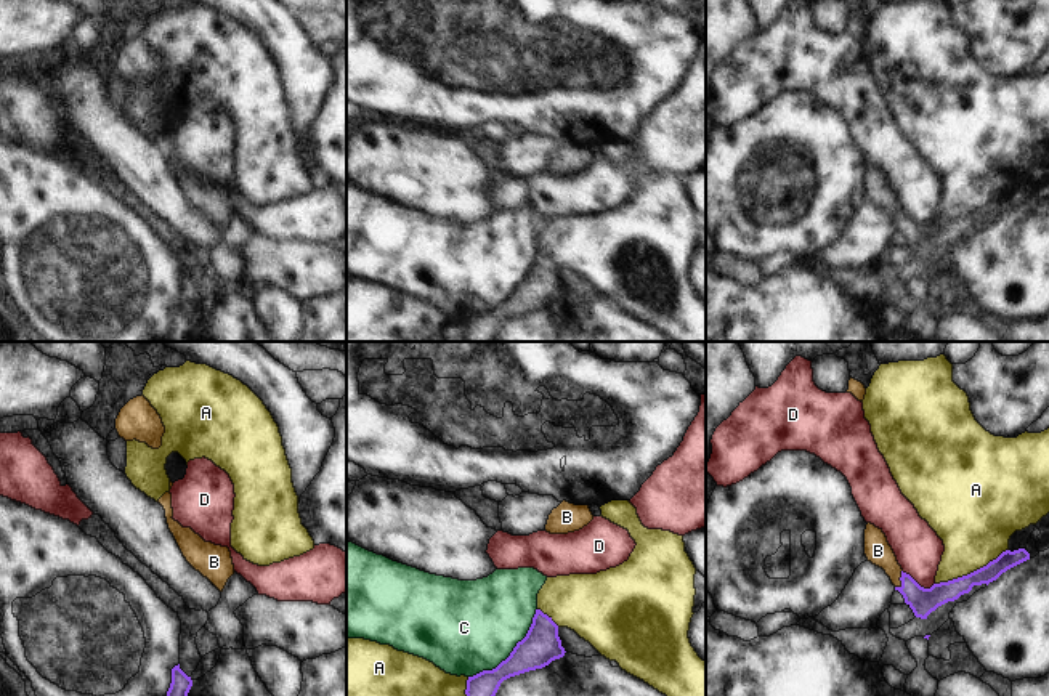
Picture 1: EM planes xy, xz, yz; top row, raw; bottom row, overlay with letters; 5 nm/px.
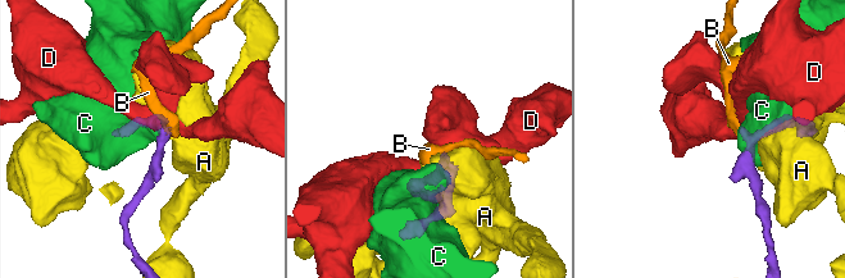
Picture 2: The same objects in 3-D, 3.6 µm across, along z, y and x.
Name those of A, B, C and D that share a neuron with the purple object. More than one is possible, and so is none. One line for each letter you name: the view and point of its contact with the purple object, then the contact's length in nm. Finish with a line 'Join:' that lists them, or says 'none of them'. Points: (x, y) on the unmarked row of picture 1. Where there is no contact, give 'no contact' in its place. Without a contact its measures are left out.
B: contact yz (900, 220); length 100 nm
Join: B

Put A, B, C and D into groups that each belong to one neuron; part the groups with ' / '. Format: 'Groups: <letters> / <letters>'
Groups: A / B / C / D.

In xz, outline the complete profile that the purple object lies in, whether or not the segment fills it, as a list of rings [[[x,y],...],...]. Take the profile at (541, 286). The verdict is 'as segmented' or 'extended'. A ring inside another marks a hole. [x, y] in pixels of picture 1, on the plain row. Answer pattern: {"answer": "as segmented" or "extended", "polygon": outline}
{"answer": "as segmented", "polygon": [[[536,250],[526,277],[516,284],[510,297],[492,311],[483,311],[467,321],[465,342],[492,342],[500,324],[510,318],[542,310],[565,297],[558,266]]]}

